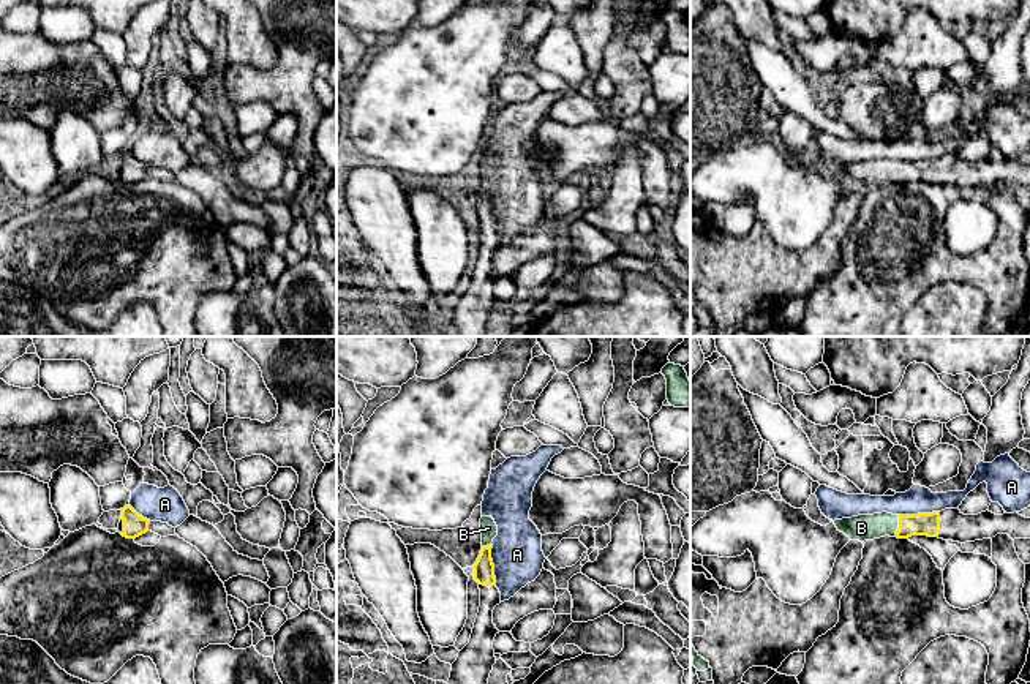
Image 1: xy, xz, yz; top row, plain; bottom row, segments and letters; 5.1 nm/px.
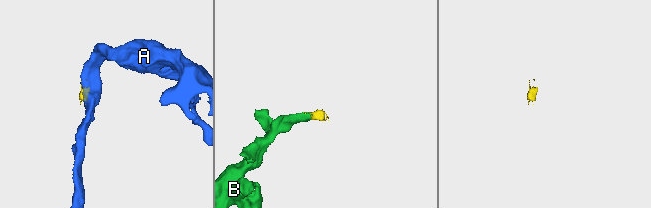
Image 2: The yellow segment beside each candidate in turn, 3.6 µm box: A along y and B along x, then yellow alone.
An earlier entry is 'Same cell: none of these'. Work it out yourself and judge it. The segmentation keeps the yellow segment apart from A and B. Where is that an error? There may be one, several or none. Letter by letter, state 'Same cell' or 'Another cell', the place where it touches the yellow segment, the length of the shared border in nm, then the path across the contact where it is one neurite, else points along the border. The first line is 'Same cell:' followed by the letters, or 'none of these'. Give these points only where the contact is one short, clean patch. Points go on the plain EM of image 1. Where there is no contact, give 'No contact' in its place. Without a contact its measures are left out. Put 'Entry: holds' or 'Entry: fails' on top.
Entry: fails
Same cell: B
A: Another cell. Touches yellow at xz (493, 210). Shared border 220 nm. Boundary: xz (490, 190), (496, 231)
B: Same cell. Touches yellow at yz (899, 172). Shared border 110 nm. Path across: yz (928, 171), (899, 172), (861, 174)

